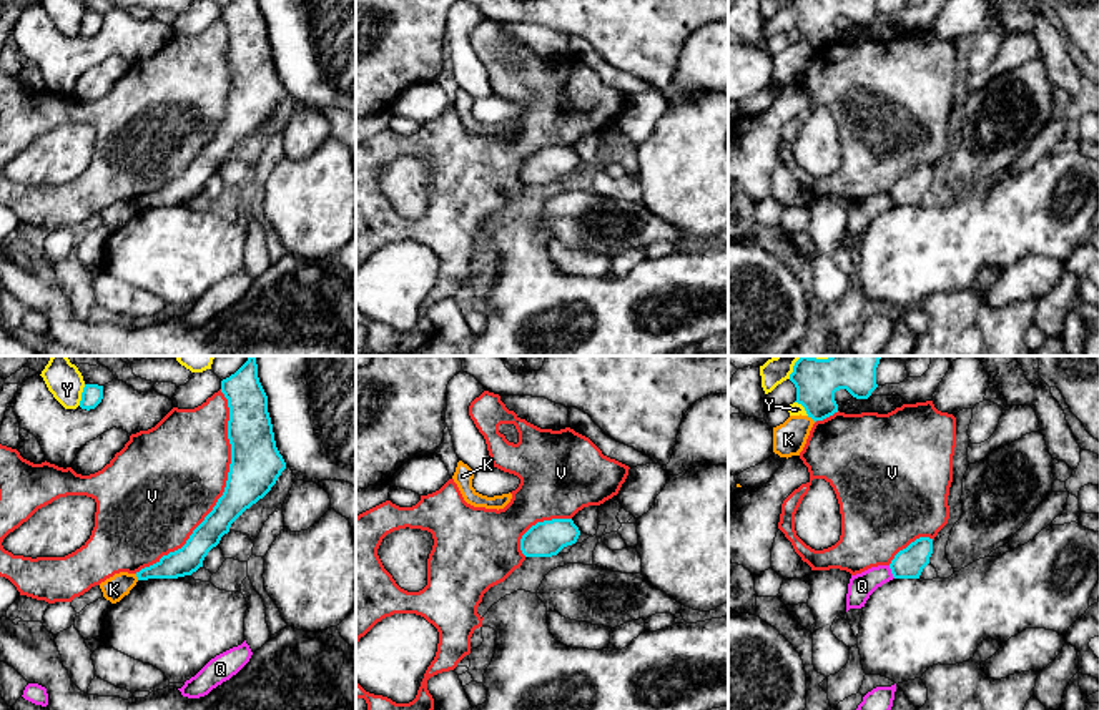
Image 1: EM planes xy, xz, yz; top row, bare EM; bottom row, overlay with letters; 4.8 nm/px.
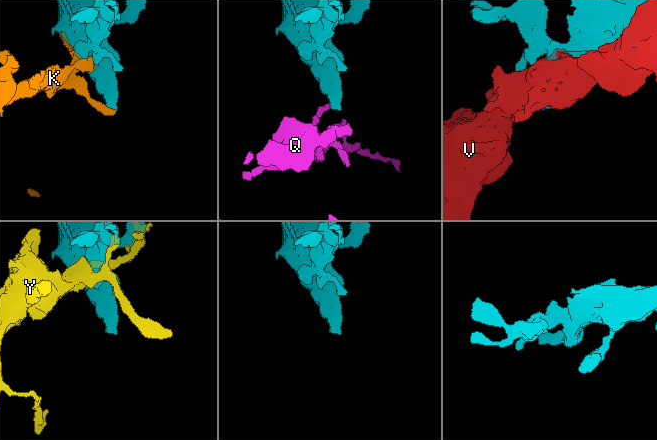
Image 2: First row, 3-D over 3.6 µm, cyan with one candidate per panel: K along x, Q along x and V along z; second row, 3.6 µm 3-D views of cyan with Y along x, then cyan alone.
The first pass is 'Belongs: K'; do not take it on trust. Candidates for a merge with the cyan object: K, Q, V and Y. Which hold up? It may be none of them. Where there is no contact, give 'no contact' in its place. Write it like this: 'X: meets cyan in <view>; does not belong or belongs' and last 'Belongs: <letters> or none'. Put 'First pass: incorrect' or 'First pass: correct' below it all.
K: meets cyan in yz; does not belong
Q: meets cyan in yz; does not belong
V: meets cyan in xy; does not belong
Y: meets cyan in xy; does not belong
Belongs: none
First pass: incorrect

